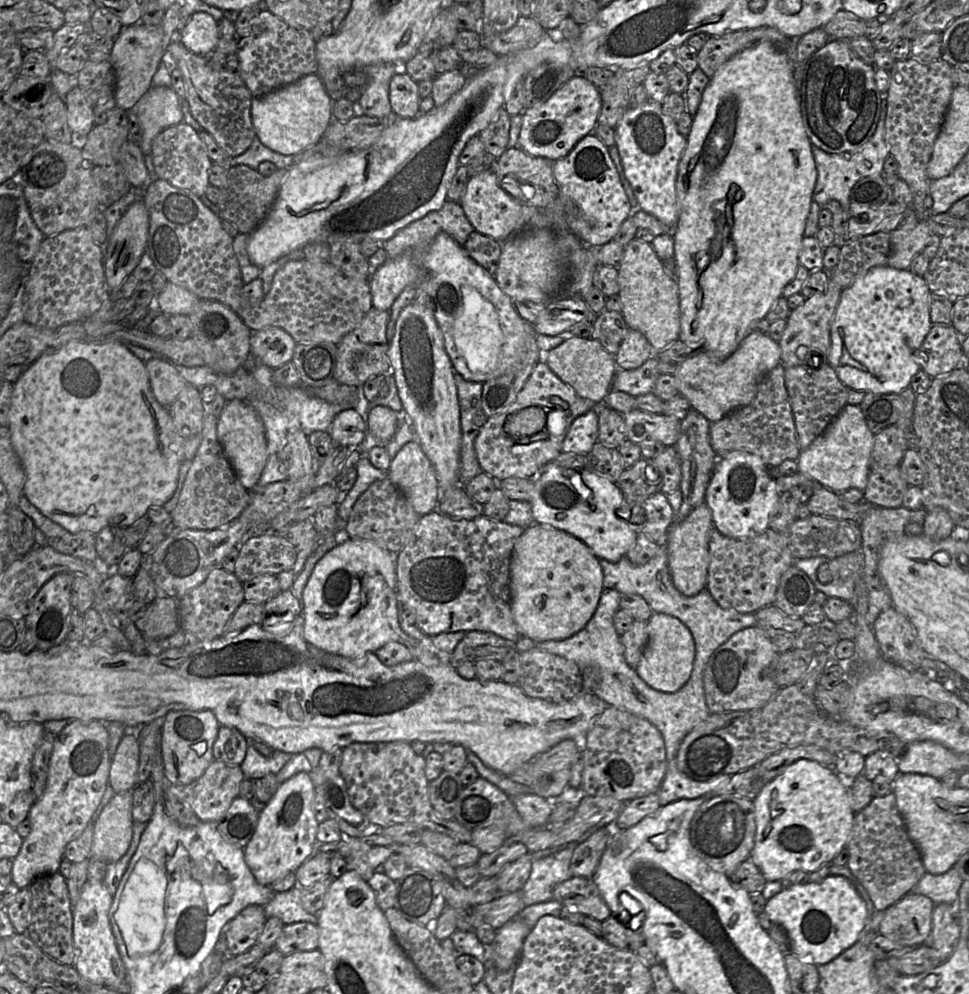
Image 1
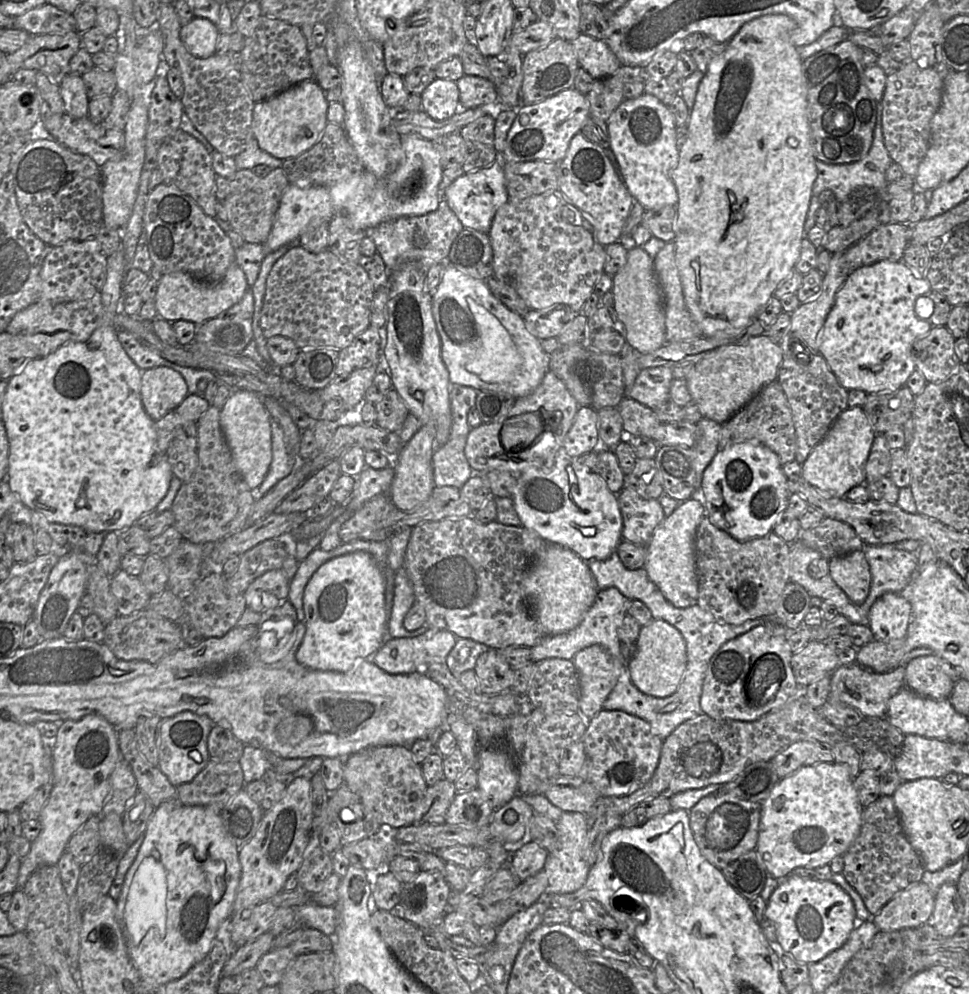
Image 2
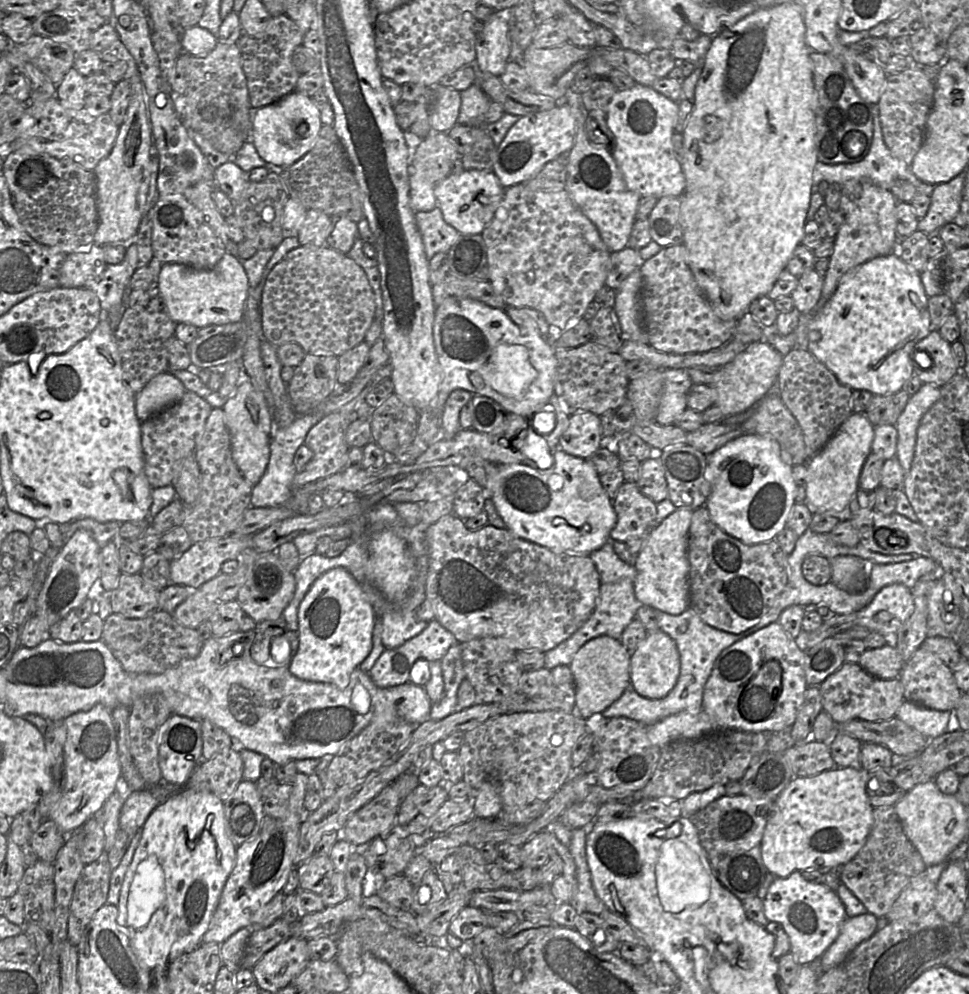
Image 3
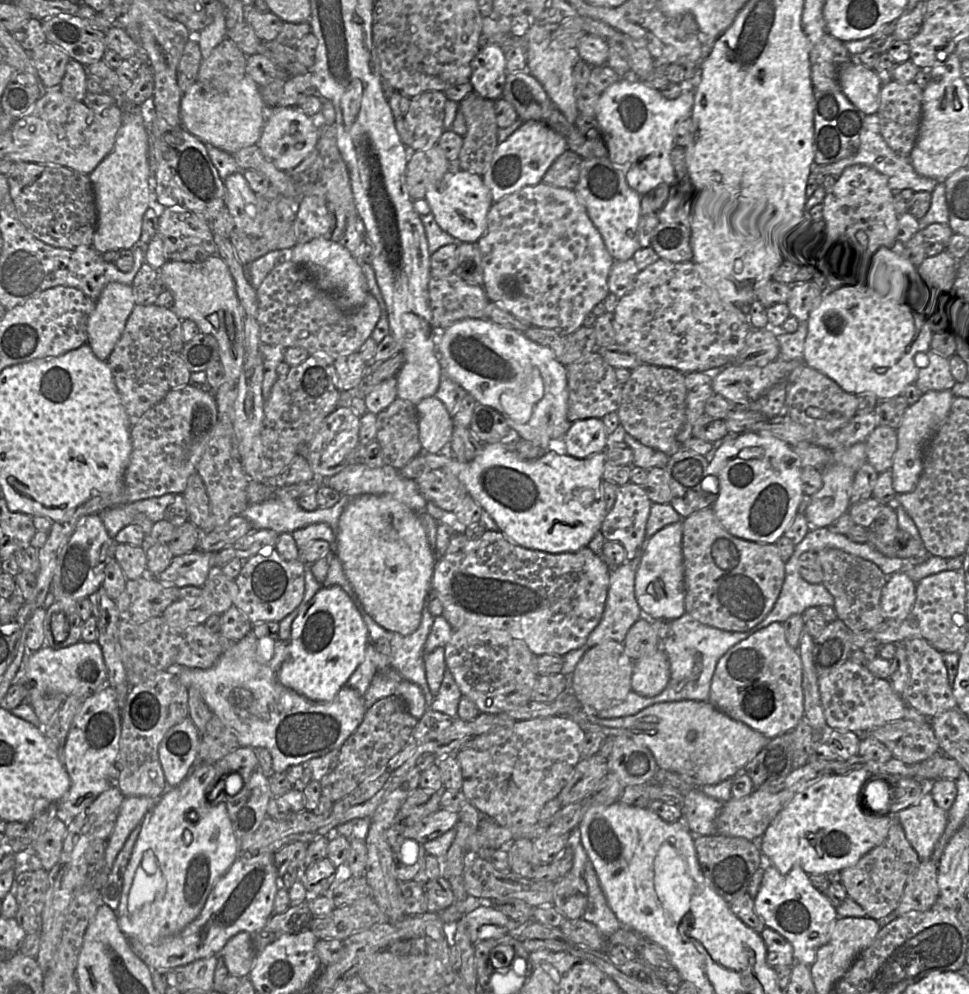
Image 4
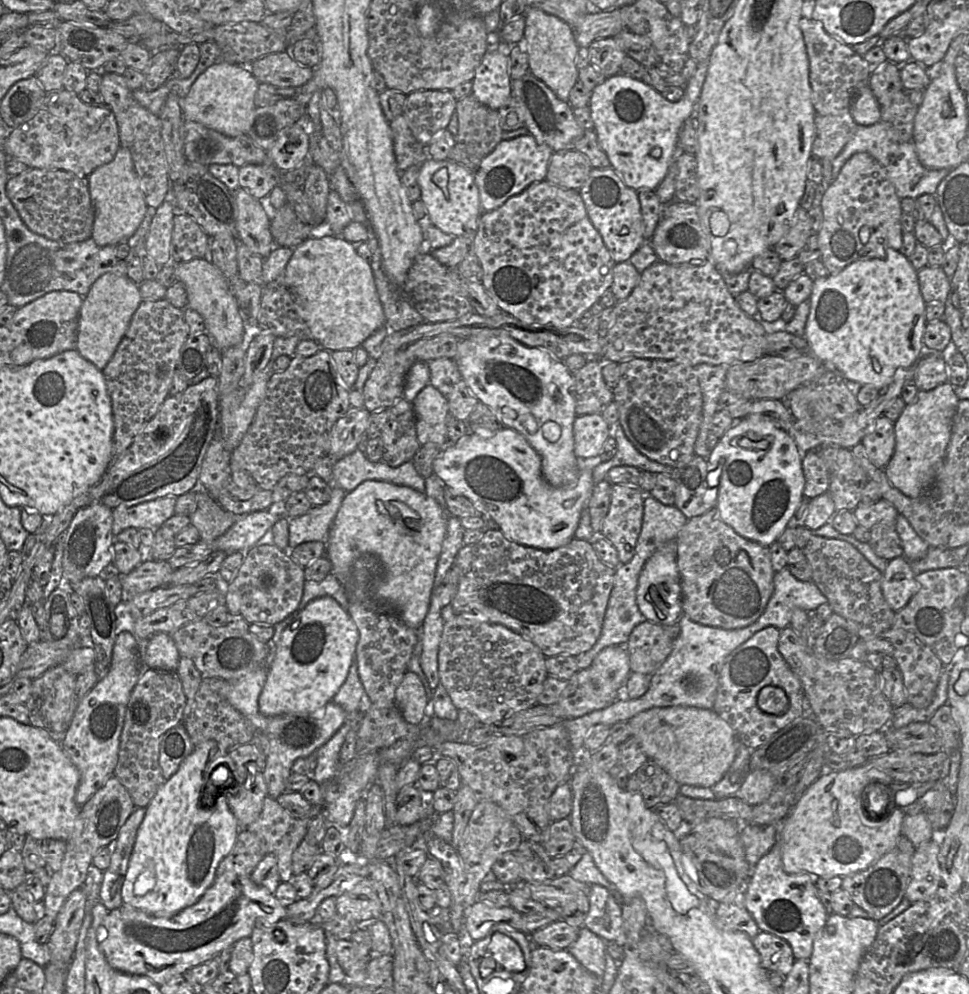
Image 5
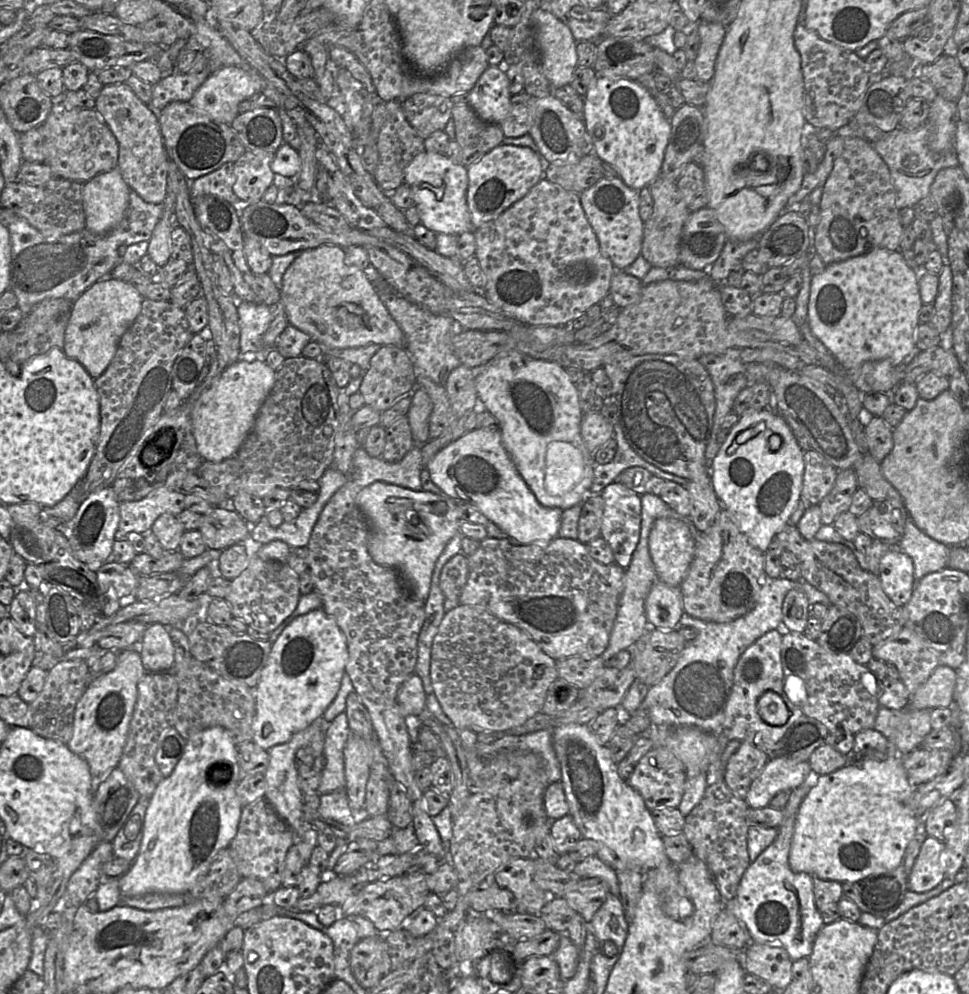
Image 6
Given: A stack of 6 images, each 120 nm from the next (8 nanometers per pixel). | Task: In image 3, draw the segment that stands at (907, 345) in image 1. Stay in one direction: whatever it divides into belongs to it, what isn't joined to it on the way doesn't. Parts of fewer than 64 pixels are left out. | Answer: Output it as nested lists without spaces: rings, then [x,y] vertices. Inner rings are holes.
[[[898,252],[875,257],[842,276],[830,300],[810,323],[807,351],[851,390],[866,390],[872,395],[895,394],[913,375],[914,345],[930,333],[928,298],[920,273],[908,266]]]

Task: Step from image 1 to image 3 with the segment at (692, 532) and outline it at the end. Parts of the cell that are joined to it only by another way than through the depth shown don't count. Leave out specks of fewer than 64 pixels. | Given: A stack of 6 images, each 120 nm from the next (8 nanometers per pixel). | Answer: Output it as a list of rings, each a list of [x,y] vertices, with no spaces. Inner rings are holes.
[[[677,509],[654,528],[638,553],[634,592],[642,605],[674,616],[690,607],[688,534],[693,512],[691,509]]]

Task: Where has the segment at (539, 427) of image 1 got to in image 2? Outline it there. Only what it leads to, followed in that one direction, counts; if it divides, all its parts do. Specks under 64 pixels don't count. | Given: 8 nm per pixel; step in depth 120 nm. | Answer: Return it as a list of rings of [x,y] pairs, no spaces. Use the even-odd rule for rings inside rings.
[[[527,412],[507,419],[500,431],[501,444],[507,451],[528,448],[543,433],[545,421],[540,412]]]

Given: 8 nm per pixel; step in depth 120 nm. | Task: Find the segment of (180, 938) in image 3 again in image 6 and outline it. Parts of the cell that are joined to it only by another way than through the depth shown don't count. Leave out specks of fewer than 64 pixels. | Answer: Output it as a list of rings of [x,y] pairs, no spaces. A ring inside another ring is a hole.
[[[211,727],[190,737],[174,771],[160,782],[150,798],[139,852],[129,870],[118,878],[122,898],[137,897],[151,892],[188,893],[208,873],[216,856],[221,850],[229,847],[237,834],[243,809],[236,793],[240,781],[236,745],[223,727]],[[211,774],[216,781],[224,782],[222,784],[212,782]]]

